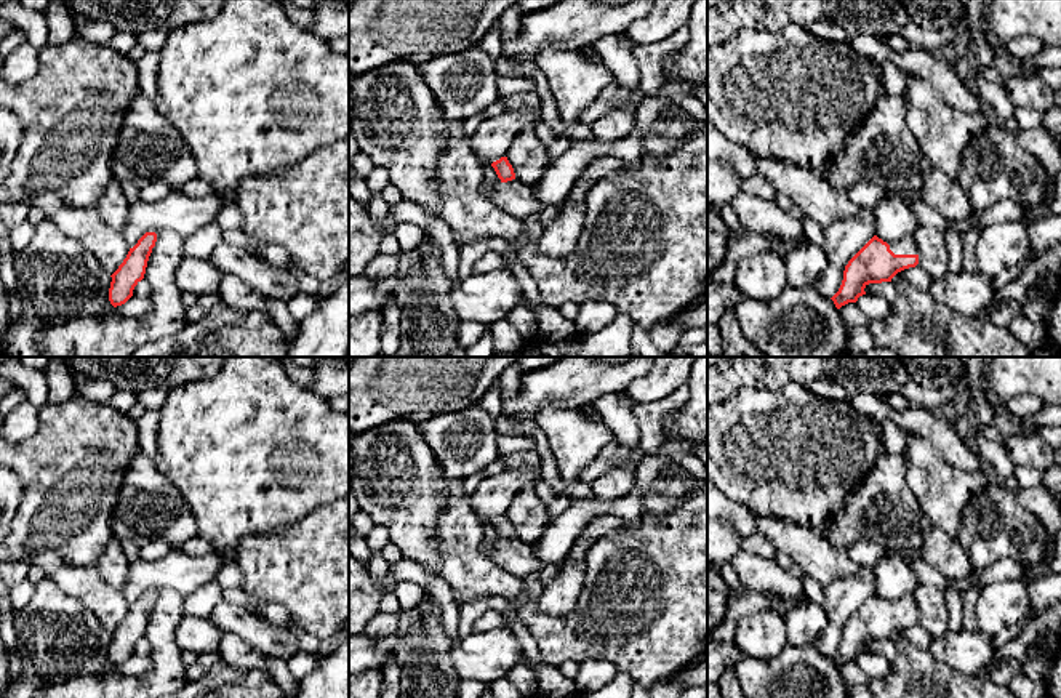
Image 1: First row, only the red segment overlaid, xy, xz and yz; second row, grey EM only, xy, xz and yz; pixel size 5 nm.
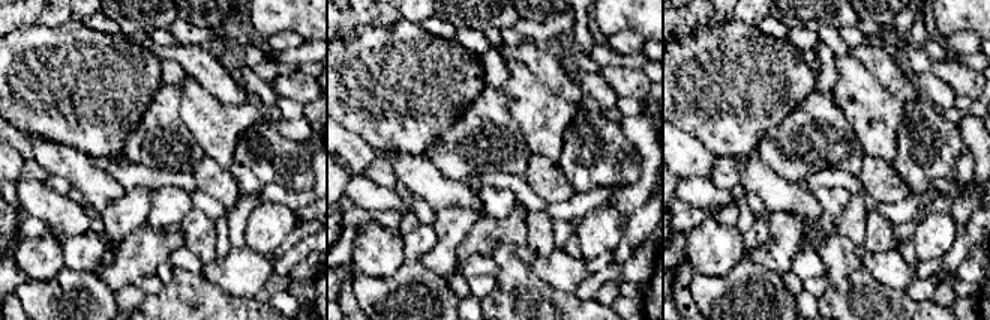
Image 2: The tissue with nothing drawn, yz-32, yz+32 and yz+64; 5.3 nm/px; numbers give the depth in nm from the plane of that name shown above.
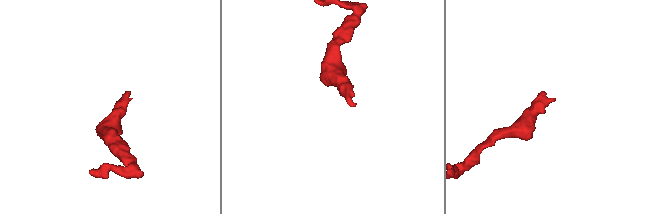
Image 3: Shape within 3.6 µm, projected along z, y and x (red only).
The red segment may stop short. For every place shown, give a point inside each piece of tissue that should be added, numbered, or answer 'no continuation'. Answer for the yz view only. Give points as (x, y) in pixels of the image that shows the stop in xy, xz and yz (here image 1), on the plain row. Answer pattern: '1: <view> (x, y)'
1: yz (906, 604)

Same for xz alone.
1: xz (514, 556)

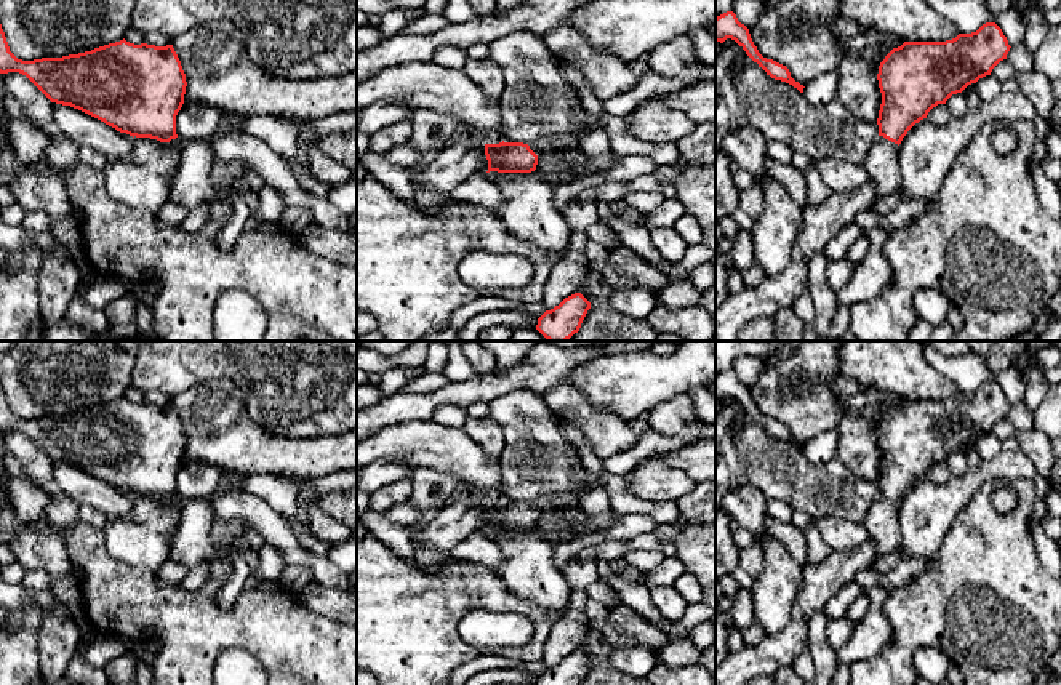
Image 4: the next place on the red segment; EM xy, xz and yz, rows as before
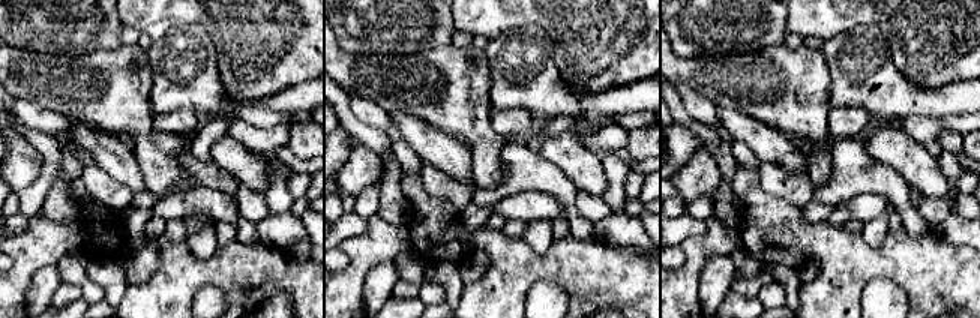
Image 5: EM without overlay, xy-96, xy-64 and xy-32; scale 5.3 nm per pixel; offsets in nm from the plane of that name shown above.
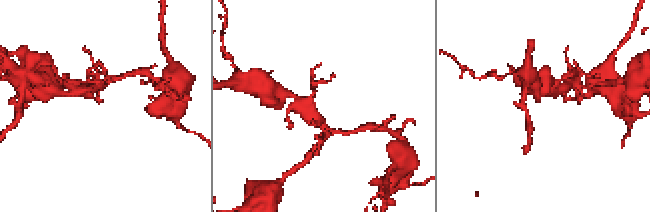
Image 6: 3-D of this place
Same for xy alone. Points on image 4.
no continuation

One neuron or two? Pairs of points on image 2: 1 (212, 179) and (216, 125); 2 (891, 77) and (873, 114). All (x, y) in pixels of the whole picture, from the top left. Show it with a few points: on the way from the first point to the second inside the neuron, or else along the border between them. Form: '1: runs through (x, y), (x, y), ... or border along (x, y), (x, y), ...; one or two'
1: border along (206, 155), (228, 170); two
2: border along (861, 63), (879, 84), (902, 102); two

